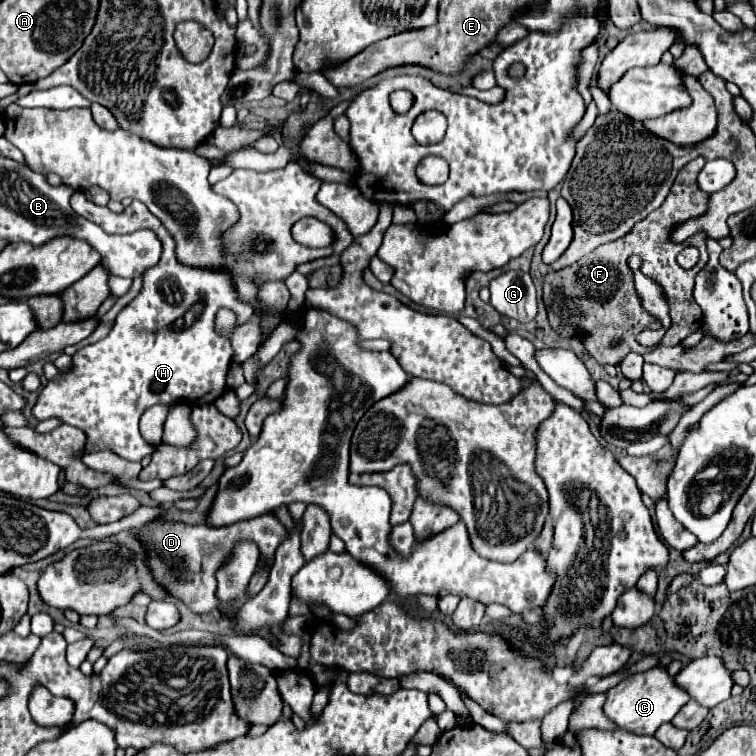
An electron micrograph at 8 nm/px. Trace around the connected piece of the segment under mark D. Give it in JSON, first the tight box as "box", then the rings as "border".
{"box":[138,513,290,615],"border":[[[274,513],[264,517],[256,517],[252,521],[240,521],[230,527],[208,527],[208,525],[188,525],[182,521],[168,519],[152,519],[150,523],[140,527],[138,533],[144,553],[146,565],[156,579],[156,583],[166,589],[166,593],[178,601],[182,601],[192,613],[206,615],[218,607],[216,597],[216,571],[224,565],[224,559],[232,555],[232,549],[240,541],[252,541],[260,549],[260,559],[256,571],[272,565],[274,553],[278,545],[290,537],[290,531],[278,521]]]}

